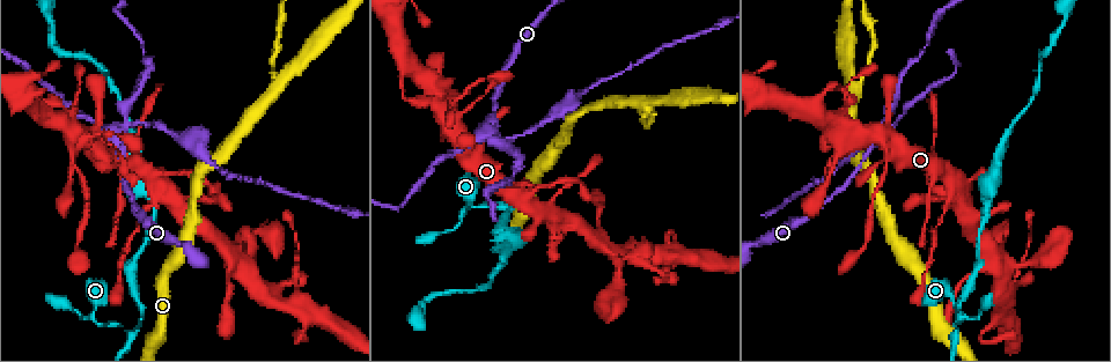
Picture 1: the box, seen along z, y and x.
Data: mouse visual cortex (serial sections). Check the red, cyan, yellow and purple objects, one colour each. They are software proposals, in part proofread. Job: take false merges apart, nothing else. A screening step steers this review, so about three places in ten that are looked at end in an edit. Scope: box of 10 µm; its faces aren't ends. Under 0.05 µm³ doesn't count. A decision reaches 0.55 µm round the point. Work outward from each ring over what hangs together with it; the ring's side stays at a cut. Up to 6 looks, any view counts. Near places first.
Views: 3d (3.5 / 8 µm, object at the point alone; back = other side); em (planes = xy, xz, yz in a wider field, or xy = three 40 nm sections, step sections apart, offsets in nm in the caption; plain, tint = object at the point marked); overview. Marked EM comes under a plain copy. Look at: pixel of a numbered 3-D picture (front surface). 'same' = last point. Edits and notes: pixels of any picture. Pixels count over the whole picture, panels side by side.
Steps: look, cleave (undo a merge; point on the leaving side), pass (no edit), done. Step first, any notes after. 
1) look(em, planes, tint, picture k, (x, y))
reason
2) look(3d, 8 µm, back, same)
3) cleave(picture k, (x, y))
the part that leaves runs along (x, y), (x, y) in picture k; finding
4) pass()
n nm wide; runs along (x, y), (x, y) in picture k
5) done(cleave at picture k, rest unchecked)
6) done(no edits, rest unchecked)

look(3d, 3.5 µm, picture 1, (130, 332))
two arms in line, one across

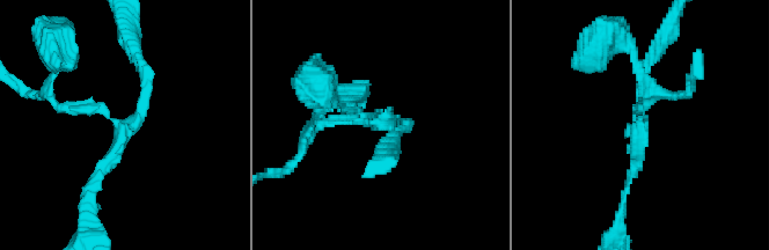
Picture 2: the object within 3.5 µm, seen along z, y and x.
look(em, xy, step 5, tint, picture 2, (639, 125))
3 arms; arms of 150, 150, 150 nm; shape alone is not enough

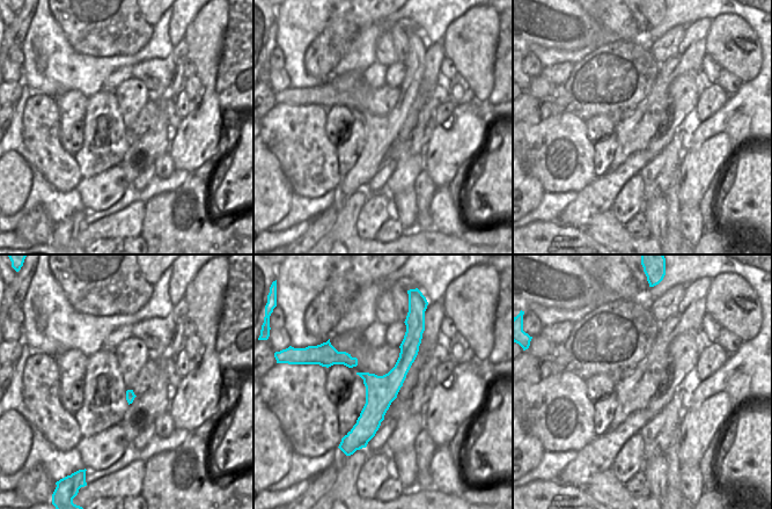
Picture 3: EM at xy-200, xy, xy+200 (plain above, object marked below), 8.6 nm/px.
pass()
260 nm wide; runs along (314, 129), (335, 119), (400, 129) in picture 2; all the same cell

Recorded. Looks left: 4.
look(3d, 3.5 µm, picture 1, (231, 256))
small branch off a trunk

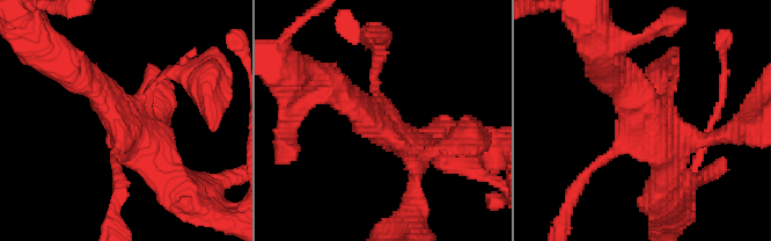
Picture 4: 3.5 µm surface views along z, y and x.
look(em, planes, tint, picture 4, (382, 125))
need the tissue

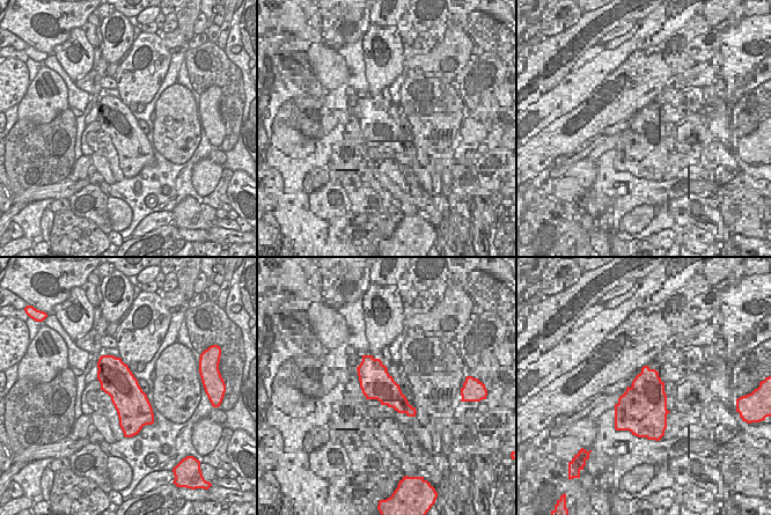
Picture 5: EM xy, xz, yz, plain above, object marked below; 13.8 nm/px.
pass()
460 nm wide; runs along (76, 73), (102, 94), (173, 180) in picture 4; one cell here

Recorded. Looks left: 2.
look(3d, 3.5 µm, picture 1, (278, 86))
three arms meet

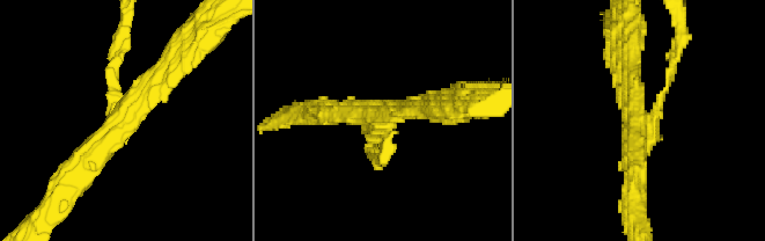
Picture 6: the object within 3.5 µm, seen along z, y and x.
look(em, xy, step 1, tint, picture 6, (118, 127))
3 arms; arms of 100, 250, 300 nm

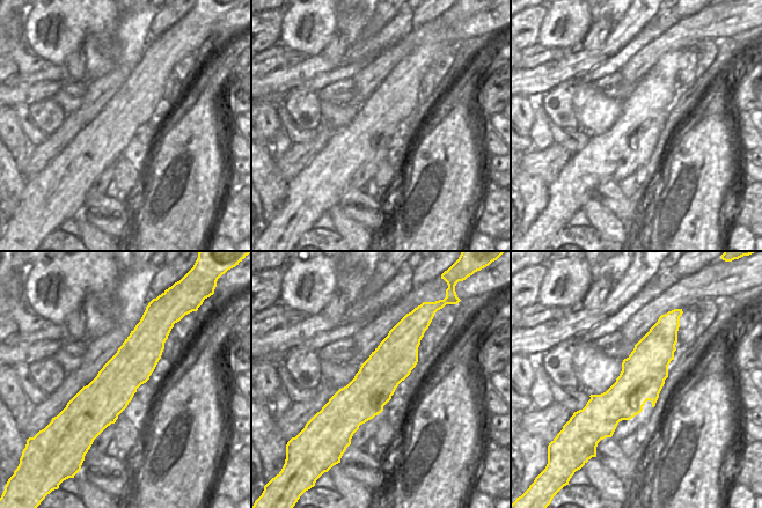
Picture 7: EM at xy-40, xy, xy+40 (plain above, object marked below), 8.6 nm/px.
cleave(picture 6, (115, 75))
360 nm wide; border along (667, 370), (634, 385), (631, 394) in picture 7; two cells meet here

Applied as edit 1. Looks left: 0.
done(cleave at picture 6, rest unchecked)

